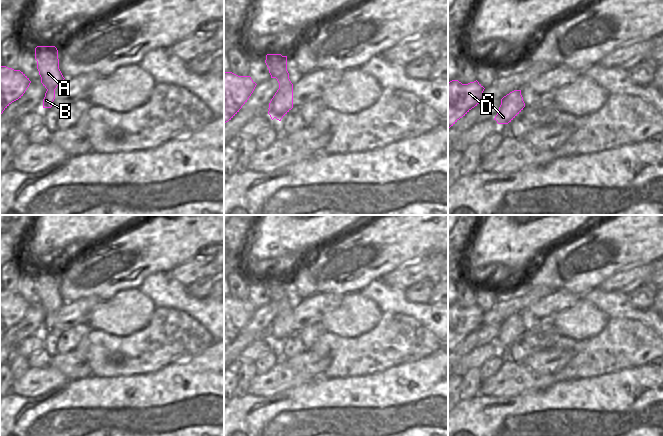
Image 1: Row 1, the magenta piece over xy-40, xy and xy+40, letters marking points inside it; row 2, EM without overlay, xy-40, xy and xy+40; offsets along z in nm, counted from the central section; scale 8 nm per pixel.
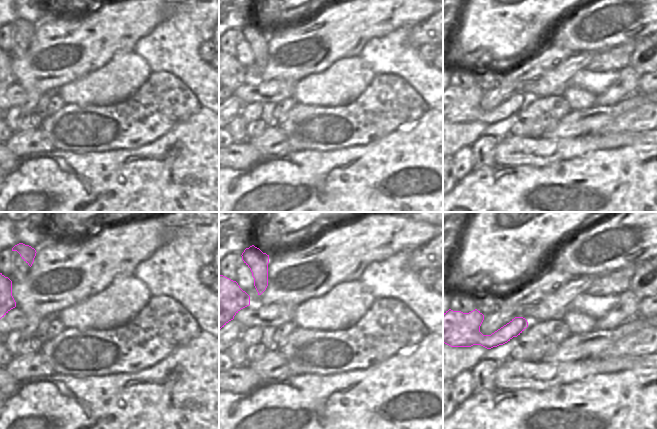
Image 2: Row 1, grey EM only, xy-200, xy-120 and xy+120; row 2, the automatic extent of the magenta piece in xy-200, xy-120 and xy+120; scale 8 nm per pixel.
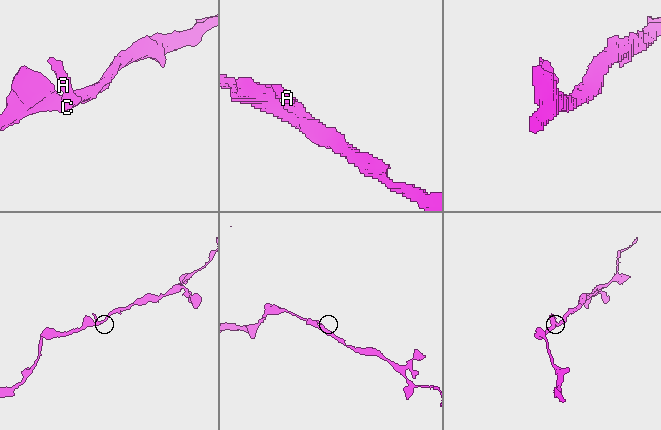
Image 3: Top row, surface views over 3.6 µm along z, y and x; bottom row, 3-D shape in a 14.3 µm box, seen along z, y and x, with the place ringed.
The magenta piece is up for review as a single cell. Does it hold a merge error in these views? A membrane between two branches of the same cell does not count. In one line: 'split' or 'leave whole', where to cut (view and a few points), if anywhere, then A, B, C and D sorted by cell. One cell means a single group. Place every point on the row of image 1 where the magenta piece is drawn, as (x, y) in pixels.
leave whole | no cut | A B C D

